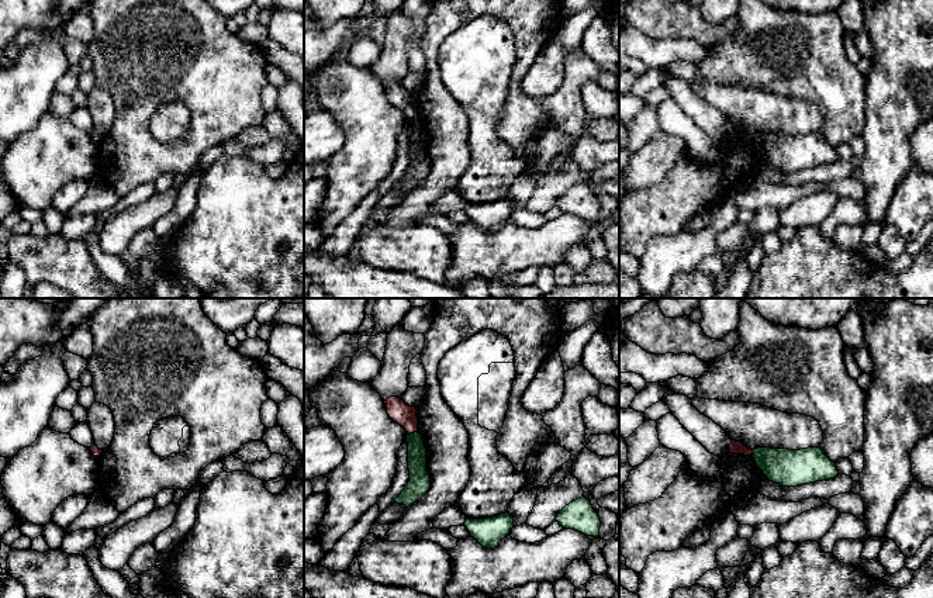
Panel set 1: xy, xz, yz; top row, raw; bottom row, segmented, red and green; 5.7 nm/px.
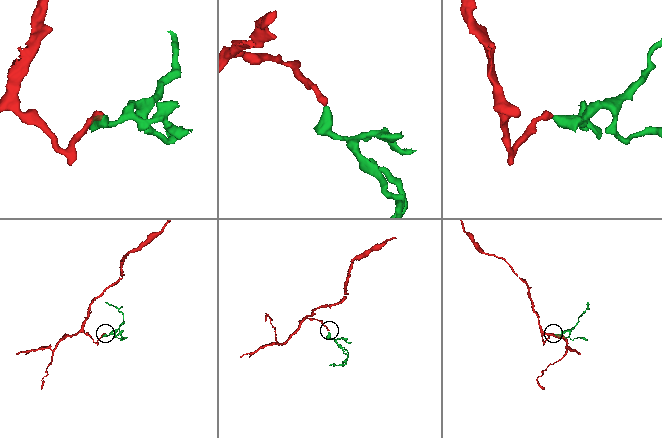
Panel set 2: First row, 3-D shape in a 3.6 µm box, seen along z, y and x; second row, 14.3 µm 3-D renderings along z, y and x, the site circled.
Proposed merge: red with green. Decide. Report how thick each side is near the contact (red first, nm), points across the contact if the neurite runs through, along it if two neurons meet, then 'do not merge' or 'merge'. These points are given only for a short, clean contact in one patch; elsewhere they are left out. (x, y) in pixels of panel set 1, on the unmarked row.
120/110 nm | along xz (417, 116), (408, 120) | do not merge

